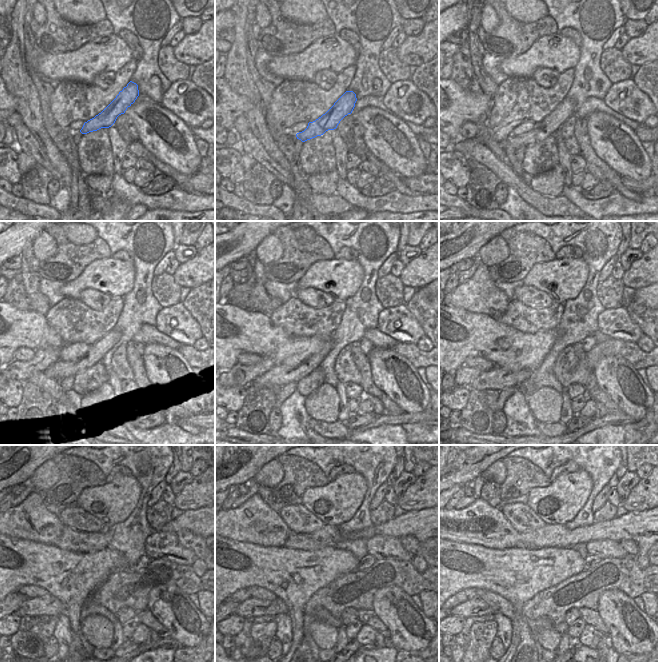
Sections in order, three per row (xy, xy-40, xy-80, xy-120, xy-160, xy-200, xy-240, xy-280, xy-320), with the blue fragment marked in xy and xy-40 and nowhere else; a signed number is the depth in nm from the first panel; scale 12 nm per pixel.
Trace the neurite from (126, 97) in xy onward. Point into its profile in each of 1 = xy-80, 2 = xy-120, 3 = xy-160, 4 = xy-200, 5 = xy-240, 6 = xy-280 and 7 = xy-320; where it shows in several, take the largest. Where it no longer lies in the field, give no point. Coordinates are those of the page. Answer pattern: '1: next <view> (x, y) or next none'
1: next xy-80 (551, 123)
2: next xy-120 (59, 370)
3: next xy-160 (280, 375)
4: next xy-200 (497, 378)
5: next xy-240 (49, 605)
6: next xy-280 (251, 607)
7: next xy-320 (475, 607)

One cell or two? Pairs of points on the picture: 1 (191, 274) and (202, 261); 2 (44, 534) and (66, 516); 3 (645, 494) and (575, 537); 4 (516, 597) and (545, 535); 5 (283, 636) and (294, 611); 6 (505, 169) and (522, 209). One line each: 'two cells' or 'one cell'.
1: one cell
2: two cells
3: two cells
4: two cells
5: two cells
6: two cells

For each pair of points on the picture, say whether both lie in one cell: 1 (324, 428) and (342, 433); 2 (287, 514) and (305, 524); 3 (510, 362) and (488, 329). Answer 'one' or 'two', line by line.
1: one
2: one
3: one

